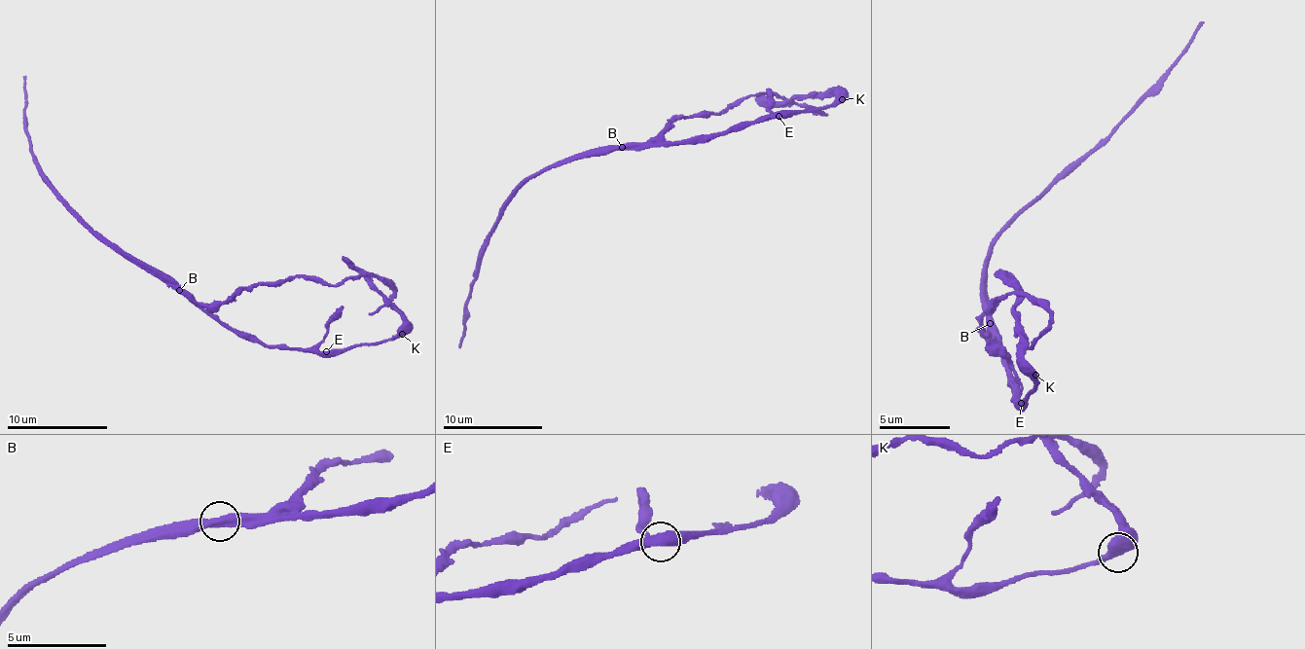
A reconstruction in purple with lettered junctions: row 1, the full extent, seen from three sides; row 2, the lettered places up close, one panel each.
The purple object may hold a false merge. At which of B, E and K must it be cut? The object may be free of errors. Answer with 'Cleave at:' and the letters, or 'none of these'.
Cleave at: B

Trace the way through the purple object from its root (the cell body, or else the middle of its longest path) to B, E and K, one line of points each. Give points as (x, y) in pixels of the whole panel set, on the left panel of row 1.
B: (161, 270), (179, 290)
E: (161, 270), (173, 277), (204, 310), (232, 328), (244, 331), (269, 346), (326, 351)
K: (161, 270), (173, 277), (199, 306), (219, 321), (269, 346), (340, 351), (363, 343), (380, 343), (402, 334)

